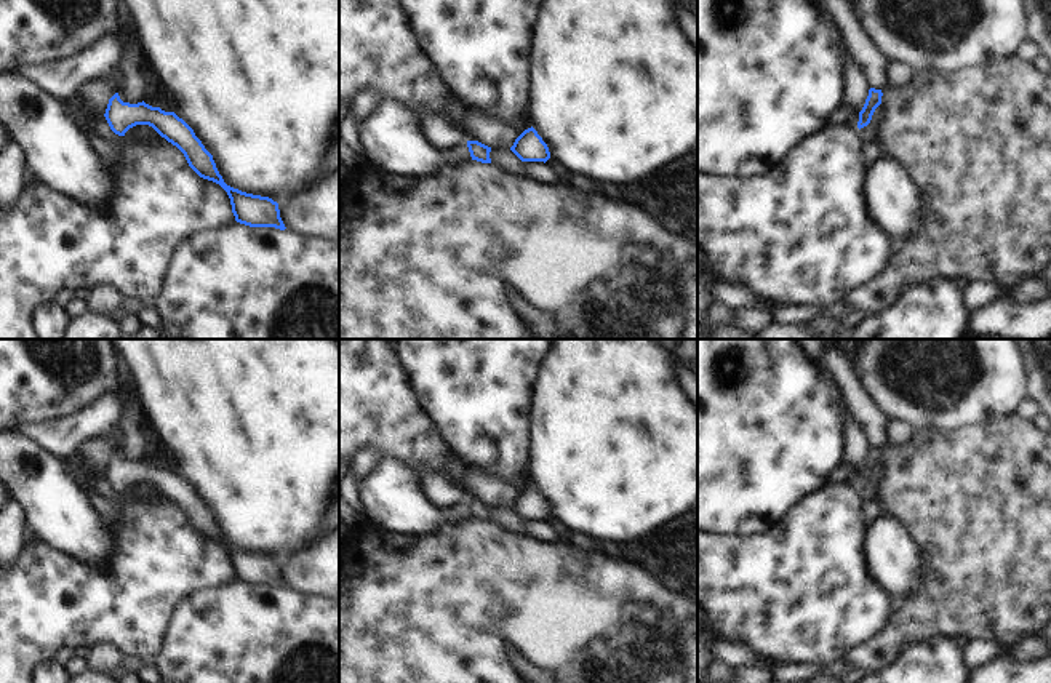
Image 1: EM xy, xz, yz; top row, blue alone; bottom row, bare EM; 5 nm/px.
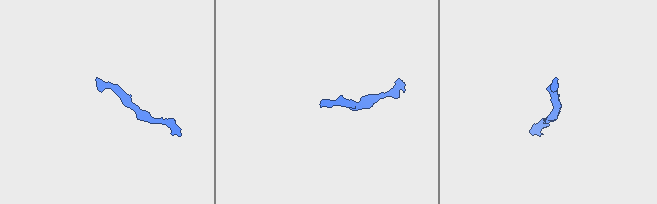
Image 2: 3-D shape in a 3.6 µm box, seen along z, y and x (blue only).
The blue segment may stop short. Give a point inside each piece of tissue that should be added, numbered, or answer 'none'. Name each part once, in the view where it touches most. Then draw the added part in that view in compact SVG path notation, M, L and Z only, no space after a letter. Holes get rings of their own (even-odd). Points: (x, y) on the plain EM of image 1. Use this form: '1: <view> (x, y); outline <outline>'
none

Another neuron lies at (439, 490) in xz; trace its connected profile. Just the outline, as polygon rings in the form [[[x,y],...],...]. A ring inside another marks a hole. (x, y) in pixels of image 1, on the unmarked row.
[[[422,464],[413,465],[418,475],[421,493],[435,509],[454,507],[467,501],[467,494],[446,473],[429,469]]]

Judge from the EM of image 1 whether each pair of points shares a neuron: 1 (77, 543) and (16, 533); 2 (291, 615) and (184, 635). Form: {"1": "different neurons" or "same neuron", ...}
{"1": "different neurons", "2": "same neuron"}

